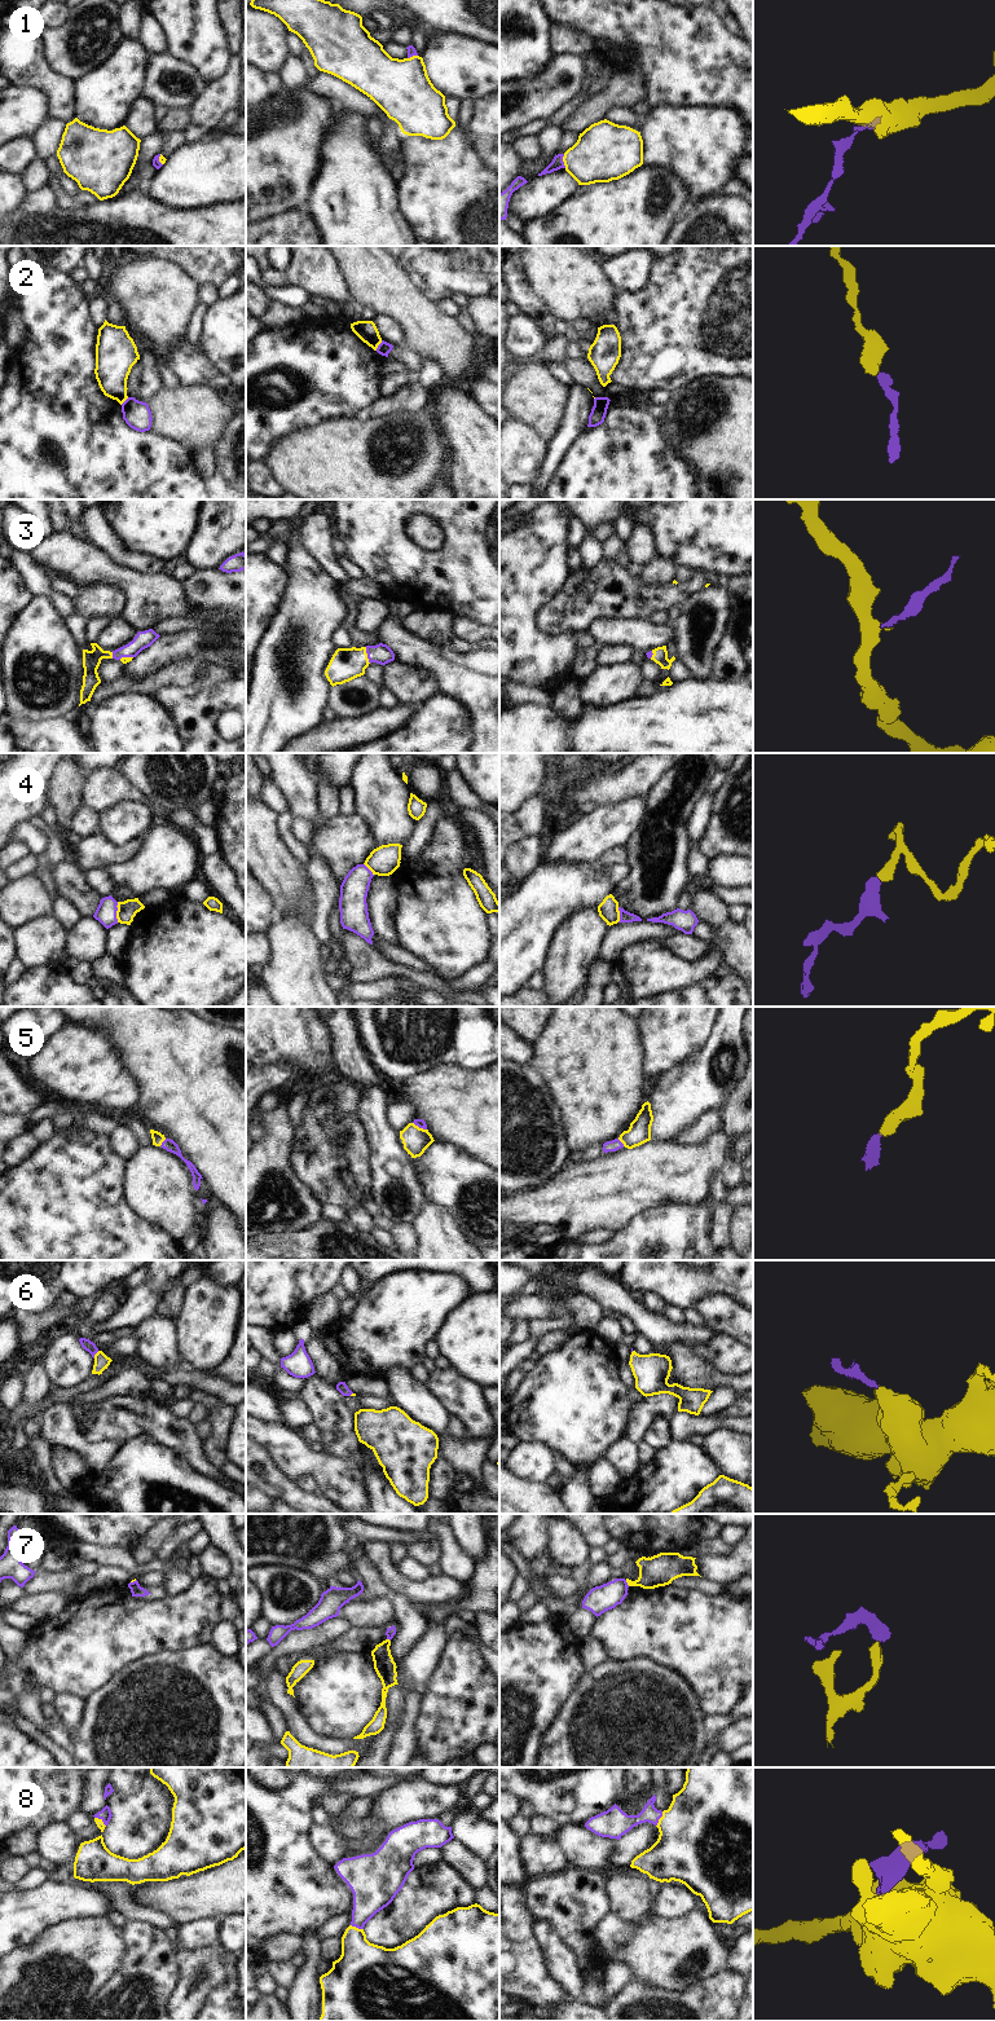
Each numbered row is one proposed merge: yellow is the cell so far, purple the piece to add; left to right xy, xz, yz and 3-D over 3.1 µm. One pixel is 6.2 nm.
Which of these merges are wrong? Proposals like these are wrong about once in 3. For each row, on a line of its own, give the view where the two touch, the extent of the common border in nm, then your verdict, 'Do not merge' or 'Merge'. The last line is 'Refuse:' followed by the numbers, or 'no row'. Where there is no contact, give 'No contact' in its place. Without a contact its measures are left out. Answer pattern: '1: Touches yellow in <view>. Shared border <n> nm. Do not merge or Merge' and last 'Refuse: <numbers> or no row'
1: Touches yellow in yz. Shared border 90 nm. Merge
2: Touches yellow in xz. Shared border 80 nm. Do not merge
3: Touches yellow in xz. Shared border 110 nm. Merge
4: Touches yellow in xy. Shared border 130 nm. Do not merge
5: Touches yellow in xy. Shared border 60 nm. Merge
6: Touches yellow in xy. Shared border 60 nm. Merge
7: Touches yellow in yz. Shared border 50 nm. Do not merge
8: Touches yellow in yz. Shared border 100 nm. Merge
Refuse: 2, 4, 7.

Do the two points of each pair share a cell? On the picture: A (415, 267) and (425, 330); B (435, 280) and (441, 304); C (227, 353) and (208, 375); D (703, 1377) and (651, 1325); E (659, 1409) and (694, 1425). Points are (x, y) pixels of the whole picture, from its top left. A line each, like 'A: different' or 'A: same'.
A: different
B: different
C: different
D: different
E: different

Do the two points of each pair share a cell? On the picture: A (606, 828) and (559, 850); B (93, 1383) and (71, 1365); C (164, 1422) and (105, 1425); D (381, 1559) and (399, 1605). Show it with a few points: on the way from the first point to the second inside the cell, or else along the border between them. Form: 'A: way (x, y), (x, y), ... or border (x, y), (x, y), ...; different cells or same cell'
A: way (594, 835), (585, 841), (571, 845); same cell
B: border (91, 1373), (71, 1386), (58, 1387); different cells
C: way (150, 1422), (119, 1422); same cell
D: border (393, 1594), (400, 1594), (406, 1599); different cells

